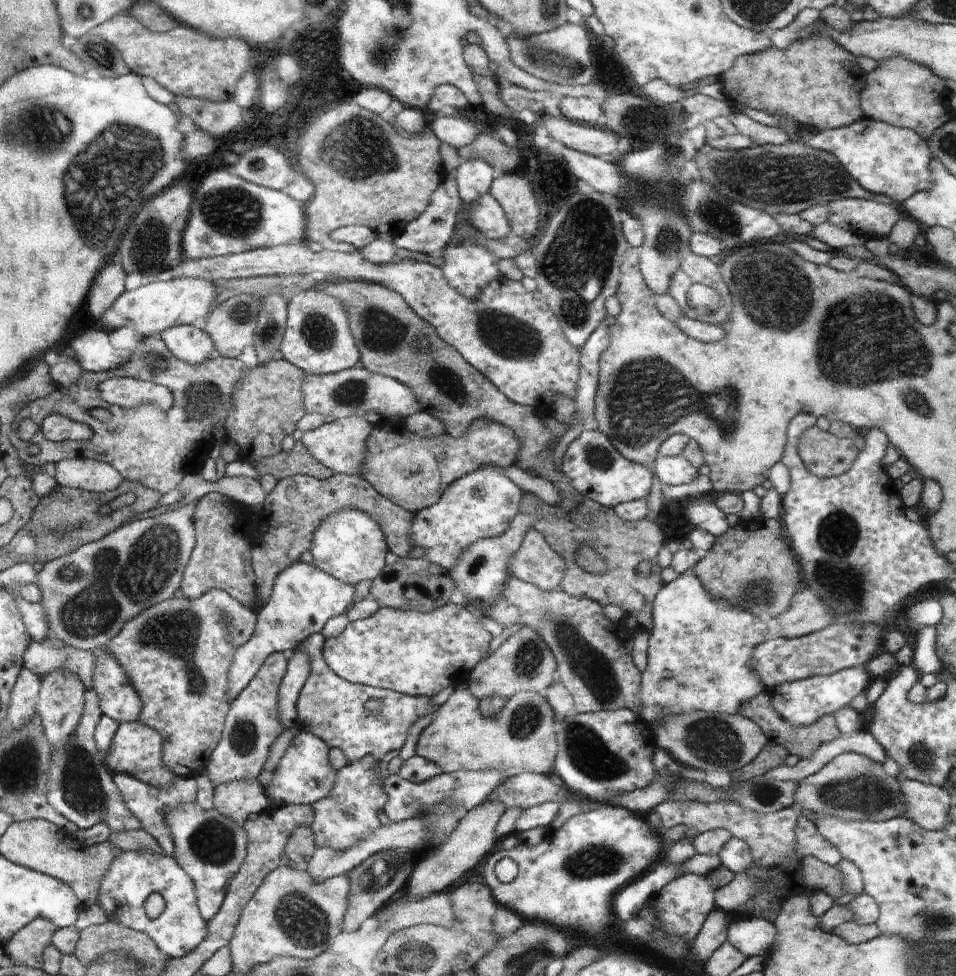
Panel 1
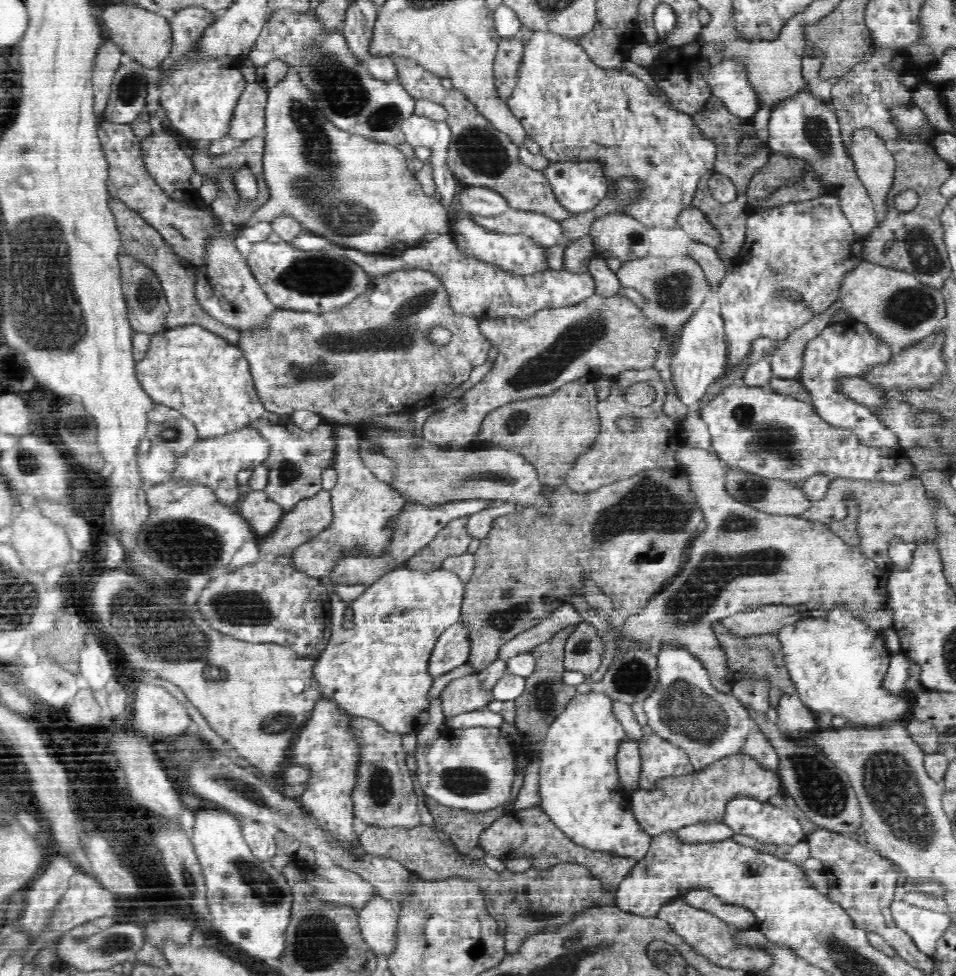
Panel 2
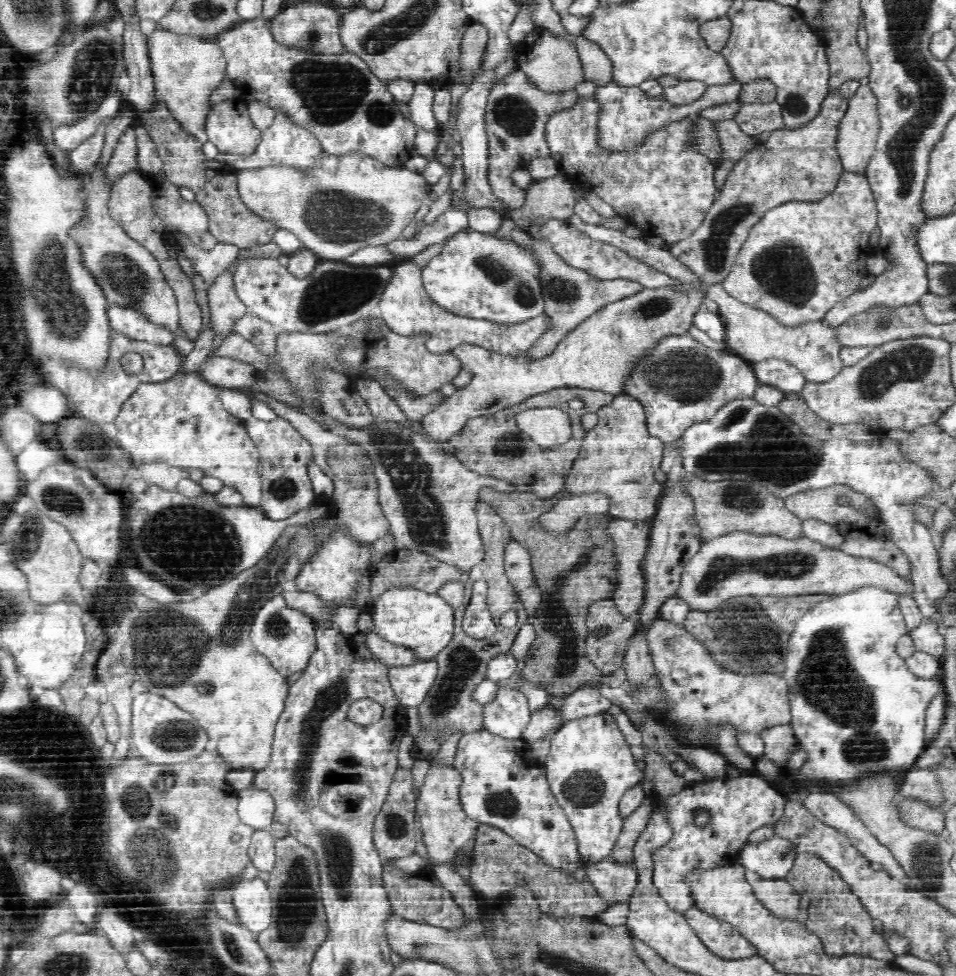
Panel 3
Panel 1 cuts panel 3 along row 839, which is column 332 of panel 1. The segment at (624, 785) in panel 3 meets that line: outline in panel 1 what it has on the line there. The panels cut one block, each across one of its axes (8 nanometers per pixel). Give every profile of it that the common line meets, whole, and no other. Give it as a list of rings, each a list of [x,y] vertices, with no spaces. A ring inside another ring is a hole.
[[[300,561],[288,566],[288,568],[284,568],[275,580],[270,600],[258,610],[258,624],[256,625],[254,636],[236,654],[234,668],[230,670],[230,682],[232,682],[230,696],[236,699],[240,696],[240,692],[248,686],[250,681],[254,680],[256,673],[259,672],[260,667],[271,654],[282,653],[289,657],[308,637],[311,637],[314,633],[320,633],[324,625],[333,616],[344,614],[355,599],[354,594],[356,594],[356,588],[352,584],[332,578],[332,575],[321,571],[315,563],[309,564]]]

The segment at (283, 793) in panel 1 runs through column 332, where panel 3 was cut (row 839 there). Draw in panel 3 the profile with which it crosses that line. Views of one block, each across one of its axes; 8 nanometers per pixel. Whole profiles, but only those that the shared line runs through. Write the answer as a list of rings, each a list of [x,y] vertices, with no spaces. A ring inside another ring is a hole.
[[[774,836],[760,844],[746,842],[739,853],[739,862],[762,878],[779,880],[788,875],[797,855],[792,841]]]

